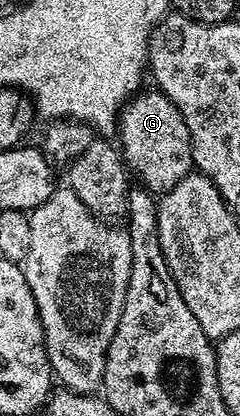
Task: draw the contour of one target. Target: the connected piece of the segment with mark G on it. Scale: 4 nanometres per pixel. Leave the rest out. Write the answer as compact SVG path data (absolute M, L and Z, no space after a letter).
M140 91L123 107L117 122L118 148L130 172L140 177L142 188L162 195L192 172L191 136L185 119L164 93Z

